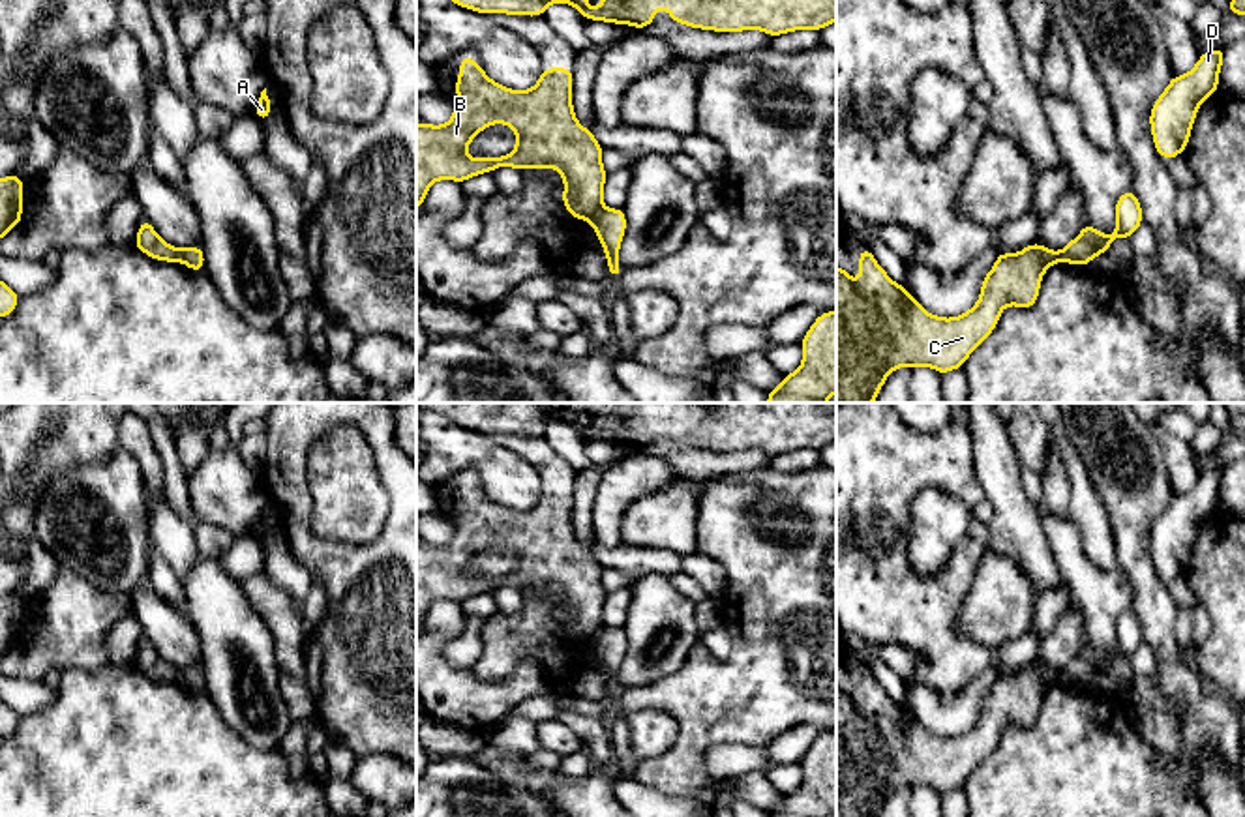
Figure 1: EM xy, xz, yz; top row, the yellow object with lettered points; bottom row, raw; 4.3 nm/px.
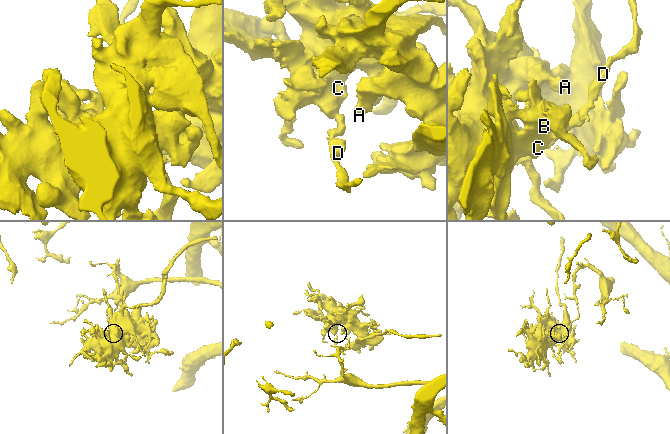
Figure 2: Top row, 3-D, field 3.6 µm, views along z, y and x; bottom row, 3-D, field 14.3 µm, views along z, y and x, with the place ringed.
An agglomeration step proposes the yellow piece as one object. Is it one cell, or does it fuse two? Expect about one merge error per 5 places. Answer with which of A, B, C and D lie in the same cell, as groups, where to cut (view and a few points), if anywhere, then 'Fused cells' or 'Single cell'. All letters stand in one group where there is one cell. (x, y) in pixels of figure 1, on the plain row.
Groups: A B C / D. Split along xz (602, 626), (591, 639). Fused cells

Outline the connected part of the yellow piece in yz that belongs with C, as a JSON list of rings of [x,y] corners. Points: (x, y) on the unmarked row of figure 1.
[[[1037,660],[1011,675],[998,673],[992,690],[982,697],[977,723],[952,738],[936,736],[921,727],[913,714],[889,697],[868,667],[859,669],[857,706],[853,697],[836,684],[836,817],[878,817],[891,791],[928,785],[941,796],[966,785],[966,780],[998,748],[1005,725],[1031,729],[1041,712],[1044,691],[1063,682]]]

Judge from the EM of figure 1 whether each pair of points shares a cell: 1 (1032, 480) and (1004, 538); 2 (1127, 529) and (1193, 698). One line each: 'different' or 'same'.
1: different
2: same

